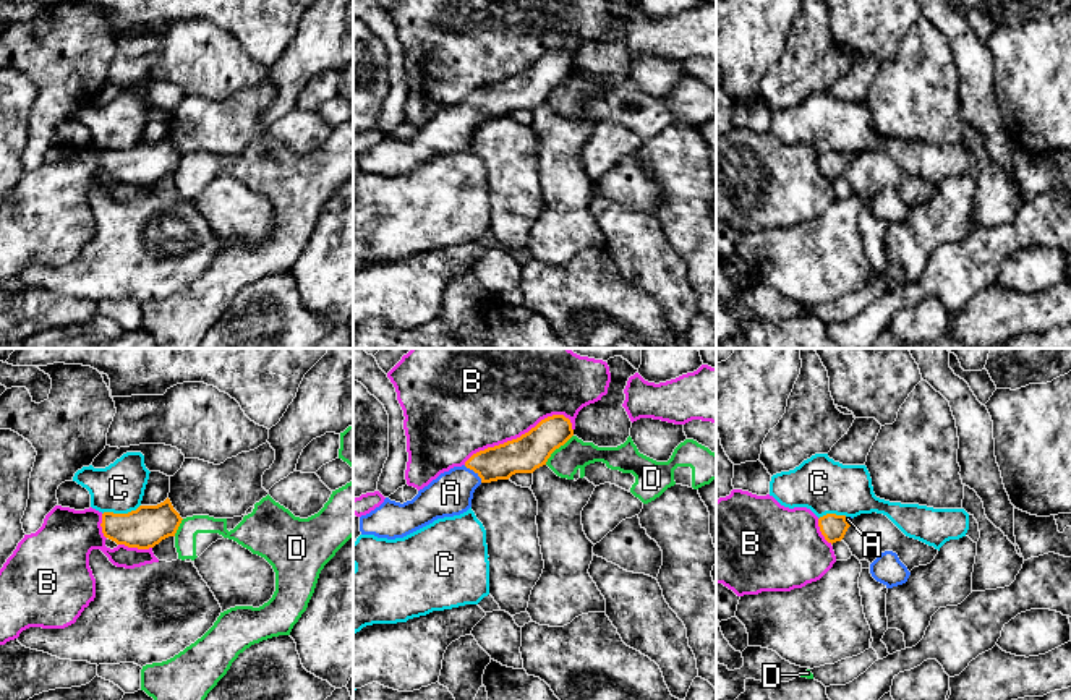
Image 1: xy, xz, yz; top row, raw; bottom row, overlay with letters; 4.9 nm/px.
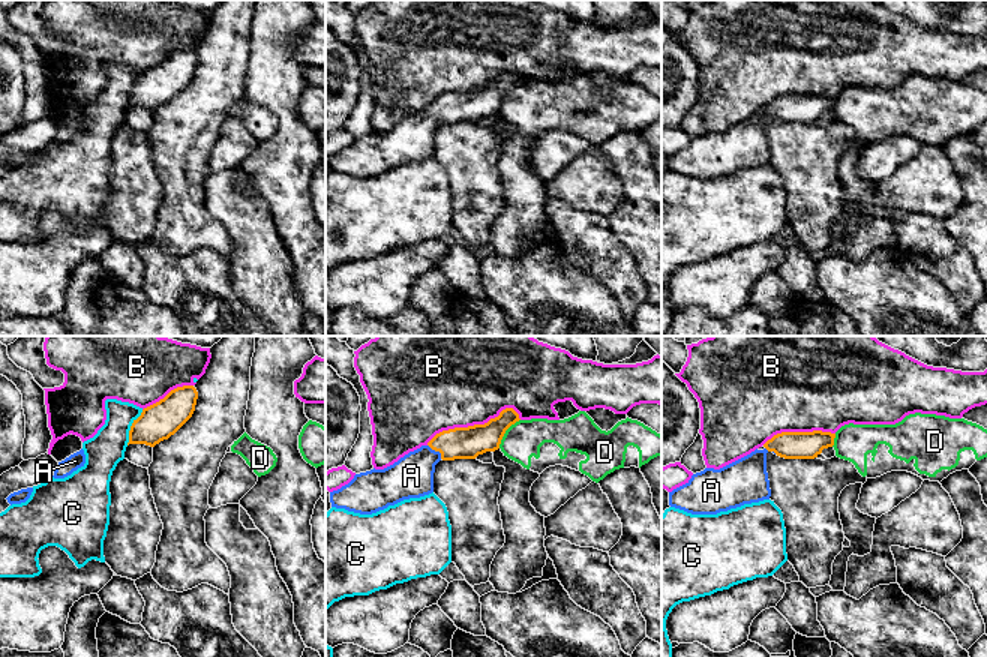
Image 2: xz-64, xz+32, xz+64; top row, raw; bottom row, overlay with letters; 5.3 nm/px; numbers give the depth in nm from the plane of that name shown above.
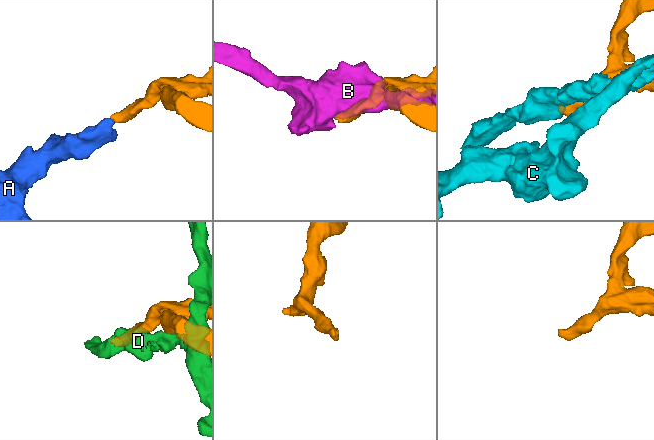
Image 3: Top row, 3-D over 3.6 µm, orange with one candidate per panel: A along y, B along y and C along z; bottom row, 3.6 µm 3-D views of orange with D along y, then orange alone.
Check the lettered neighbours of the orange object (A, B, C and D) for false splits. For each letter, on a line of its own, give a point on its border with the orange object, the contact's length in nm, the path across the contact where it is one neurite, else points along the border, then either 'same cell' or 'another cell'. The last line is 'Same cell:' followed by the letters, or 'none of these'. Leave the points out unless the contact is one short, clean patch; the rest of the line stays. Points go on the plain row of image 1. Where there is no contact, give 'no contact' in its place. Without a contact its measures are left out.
A: contact xz (473, 107); length 130 nm; way xz (519, 93), (473, 107), (451, 130); same cell
B: contact xz (517, 75); length 600 nm; another cell
C: contact xy (120, 151); length 200 nm; another cell
D: contact xz (556, 85); length 200 nm; border xz (572, 72), (545, 101); another cell
Same cell: A

